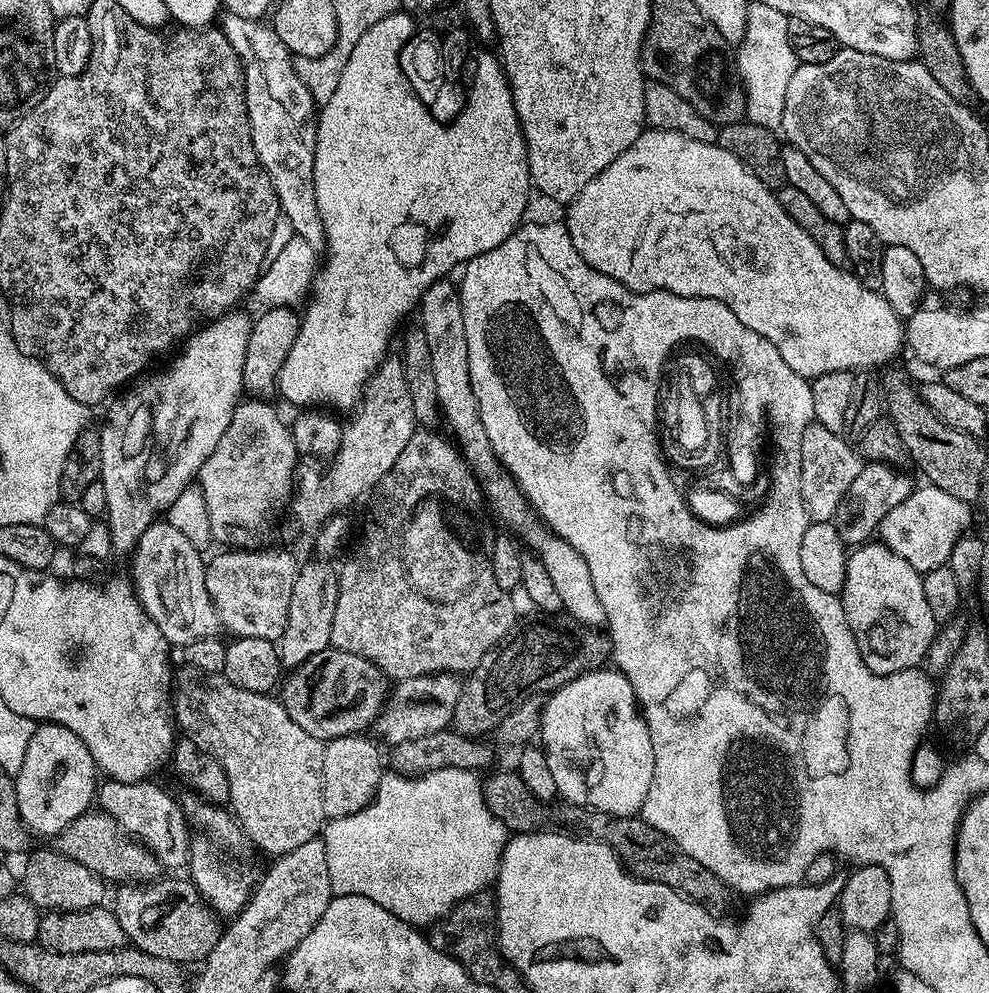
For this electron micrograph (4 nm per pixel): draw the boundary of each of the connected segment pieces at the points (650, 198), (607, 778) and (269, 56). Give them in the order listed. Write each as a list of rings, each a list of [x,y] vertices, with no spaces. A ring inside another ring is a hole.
[[[661,128],[645,130],[625,152],[618,154],[618,158],[610,162],[610,166],[606,166],[606,170],[586,182],[584,189],[567,205],[566,211],[570,242],[574,250],[578,250],[582,258],[586,258],[591,268],[622,282],[622,286],[635,292],[669,292],[690,298],[714,298],[730,306],[738,322],[742,322],[742,326],[750,326],[754,334],[762,334],[762,338],[766,338],[766,342],[770,342],[774,350],[782,354],[786,366],[790,366],[794,374],[811,378],[830,374],[834,370],[873,370],[879,364],[887,365],[892,362],[887,360],[894,359],[900,348],[902,352],[905,347],[905,321],[898,314],[894,314],[894,310],[890,310],[890,302],[886,302],[882,293],[875,288],[867,288],[864,281],[847,267],[830,262],[830,258],[826,258],[826,254],[818,250],[818,242],[814,242],[814,238],[810,238],[810,234],[806,234],[806,230],[802,230],[802,226],[798,226],[798,222],[794,222],[794,218],[790,218],[790,214],[782,210],[782,206],[776,201],[776,192],[766,187],[743,162],[734,158],[730,150],[720,147],[719,143],[698,142],[694,138],[686,138],[682,134],[667,132]],[[740,296],[744,296],[744,300],[752,300],[752,308],[740,308]]]
[[[615,667],[589,670],[551,693],[541,711],[538,744],[544,749],[552,787],[564,795],[562,797],[567,803],[596,808],[612,815],[635,816],[639,813],[650,790],[650,778],[654,778],[654,746],[634,690]]]
[[[225,15],[223,17],[222,31],[234,52],[238,54],[241,66],[244,67],[244,101],[250,122],[250,134],[254,142],[254,150],[258,154],[264,172],[276,191],[283,217],[293,224],[296,234],[306,238],[317,250],[325,247],[324,227],[322,218],[318,214],[318,202],[314,194],[314,158],[316,157],[316,122],[318,116],[318,103],[311,96],[310,90],[302,82],[302,78],[295,72],[293,55],[288,47],[278,38],[272,29],[271,23],[264,20],[247,20],[237,16]]]

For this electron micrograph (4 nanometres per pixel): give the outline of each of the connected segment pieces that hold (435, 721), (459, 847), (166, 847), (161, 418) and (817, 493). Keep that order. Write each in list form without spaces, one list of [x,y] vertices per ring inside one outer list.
[[[439,672],[433,676],[411,676],[395,681],[391,685],[388,699],[384,701],[384,708],[372,723],[371,735],[381,745],[395,746],[402,742],[414,742],[414,738],[426,738],[426,734],[445,731],[452,724],[454,706],[458,706],[461,687],[461,677],[451,672]]]
[[[447,768],[446,770],[434,770],[425,776],[401,776],[399,774],[381,775],[380,784],[376,787],[376,795],[368,801],[368,805],[358,814],[343,816],[337,820],[328,820],[322,829],[322,839],[326,846],[326,866],[330,866],[330,886],[333,896],[345,896],[346,894],[358,894],[362,898],[370,898],[370,902],[378,902],[386,910],[390,910],[402,922],[413,926],[425,926],[443,921],[448,913],[457,904],[463,904],[481,895],[484,887],[491,885],[496,878],[496,871],[500,868],[500,855],[504,852],[504,846],[510,839],[508,828],[490,812],[484,801],[484,785],[481,777],[471,768]]]
[[[105,779],[98,788],[98,804],[113,822],[129,837],[147,846],[152,855],[167,862],[172,856],[172,832],[176,836],[187,837],[190,825],[185,817],[183,807],[168,801],[168,796],[159,788],[156,782],[141,782],[127,784],[117,780]]]
[[[240,311],[227,312],[226,315],[219,316],[217,320],[210,320],[207,324],[197,328],[187,340],[183,341],[182,347],[179,349],[179,352],[181,351],[180,357],[165,372],[156,372],[153,376],[145,375],[139,382],[133,383],[123,393],[125,396],[109,410],[104,425],[99,425],[100,481],[102,486],[106,486],[106,506],[108,507],[106,523],[112,529],[112,546],[117,553],[131,553],[132,549],[136,547],[136,543],[140,541],[143,532],[167,513],[168,507],[174,502],[174,498],[178,498],[178,494],[182,494],[182,490],[186,490],[186,486],[199,477],[202,462],[206,462],[206,458],[210,458],[210,454],[214,452],[214,446],[218,446],[218,438],[222,438],[222,434],[226,432],[226,426],[230,426],[230,418],[234,414],[237,404],[241,403],[242,393],[244,392],[244,363],[246,362],[247,343],[250,342],[253,324],[253,317]]]
[[[815,422],[806,426],[806,432],[802,434],[802,502],[808,511],[809,521],[831,521],[848,495],[850,482],[858,478],[865,466],[859,451],[847,443],[851,444],[841,433],[826,430],[826,426]]]

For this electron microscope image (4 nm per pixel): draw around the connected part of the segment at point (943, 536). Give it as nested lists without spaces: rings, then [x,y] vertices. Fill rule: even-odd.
[[[925,483],[923,487],[913,487],[906,502],[902,502],[902,506],[894,506],[894,510],[882,518],[878,529],[879,543],[906,558],[906,562],[910,562],[910,566],[914,566],[914,570],[921,574],[947,565],[954,542],[958,542],[961,534],[971,529],[968,527],[972,524],[973,508],[969,501],[954,498],[954,494],[938,490],[938,486]]]

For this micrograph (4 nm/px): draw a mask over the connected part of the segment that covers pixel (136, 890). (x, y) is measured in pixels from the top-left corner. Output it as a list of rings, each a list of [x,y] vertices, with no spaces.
[[[157,878],[143,886],[117,887],[120,889],[116,892],[114,911],[127,943],[181,966],[189,966],[195,960],[203,962],[220,940],[221,921],[187,879],[164,879]]]

